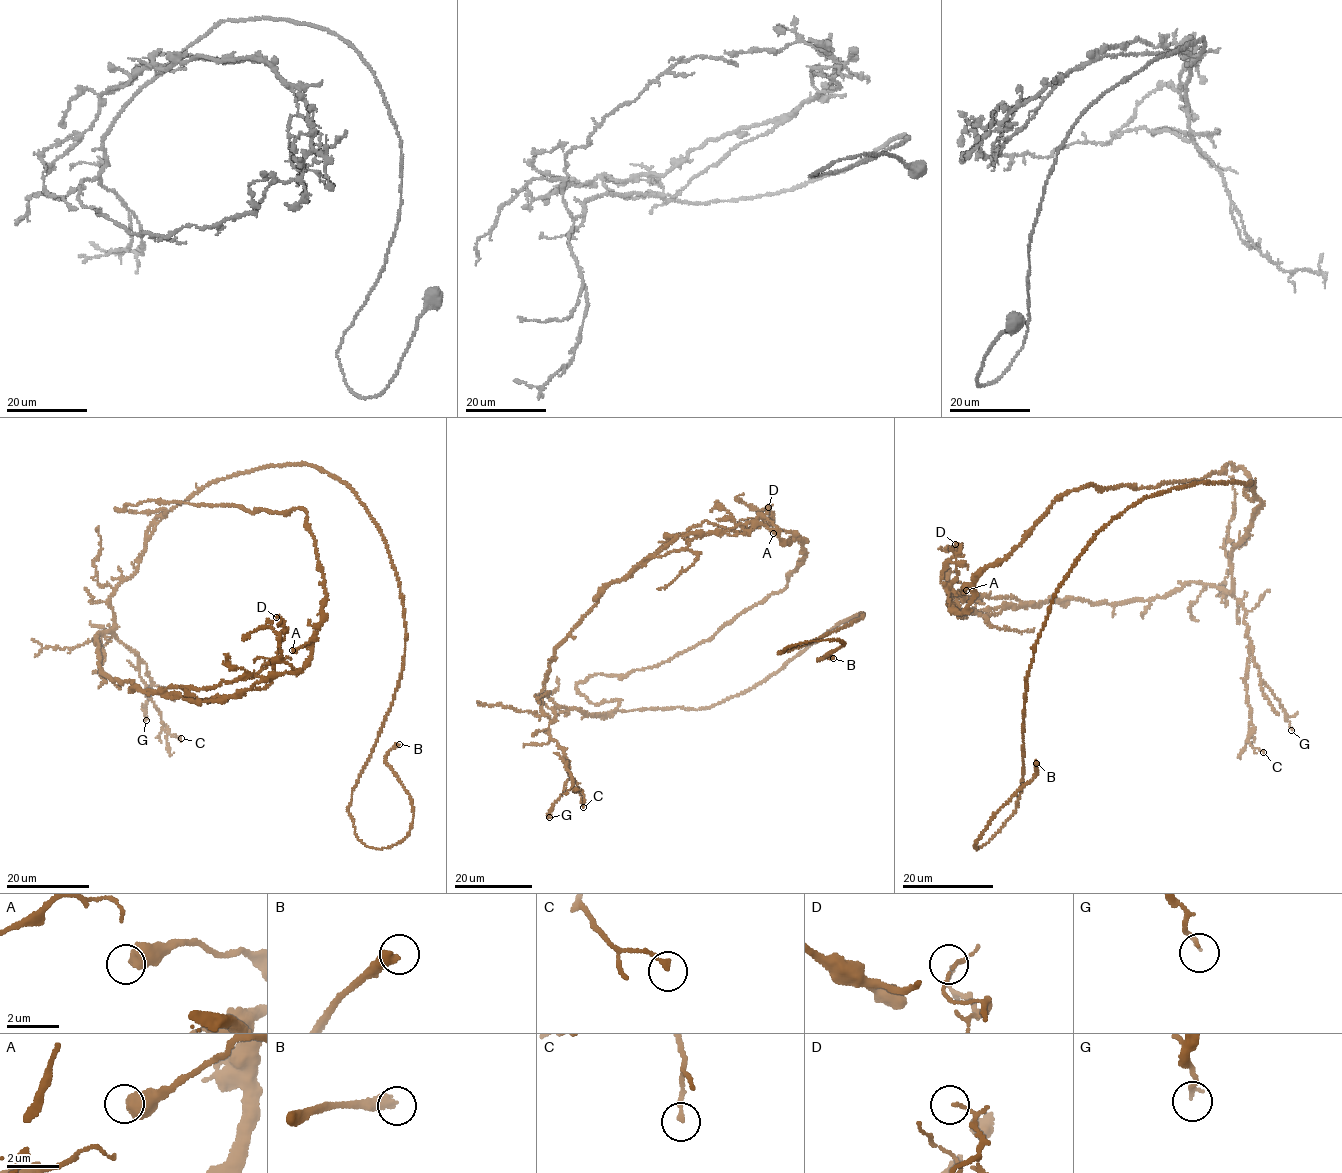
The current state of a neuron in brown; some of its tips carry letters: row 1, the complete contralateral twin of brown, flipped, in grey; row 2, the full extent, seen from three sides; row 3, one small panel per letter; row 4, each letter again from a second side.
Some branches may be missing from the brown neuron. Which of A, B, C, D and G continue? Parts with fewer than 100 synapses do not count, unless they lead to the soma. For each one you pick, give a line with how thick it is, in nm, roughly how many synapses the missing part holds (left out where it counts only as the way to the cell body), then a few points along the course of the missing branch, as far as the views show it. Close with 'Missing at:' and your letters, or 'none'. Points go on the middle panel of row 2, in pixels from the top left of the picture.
B: calibre 440 nm; course (833, 658), (844, 663), (846, 660)
Missing at: B

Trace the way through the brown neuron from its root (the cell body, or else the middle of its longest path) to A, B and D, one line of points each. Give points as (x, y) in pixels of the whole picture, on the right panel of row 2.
A: (1247, 484), (1260, 505), (1244, 491), (1255, 484), (1250, 476), (1229, 463), (1199, 481), (1067, 491), (966, 590)
B: (1247, 484), (1208, 481), (1143, 498), (1083, 550), (1055, 594), (1027, 676), (1016, 809), (977, 849), (1036, 763)
D: (1247, 484), (1260, 505), (1231, 550), (1231, 593), (1187, 582), (964, 617), (948, 600), (955, 544)

